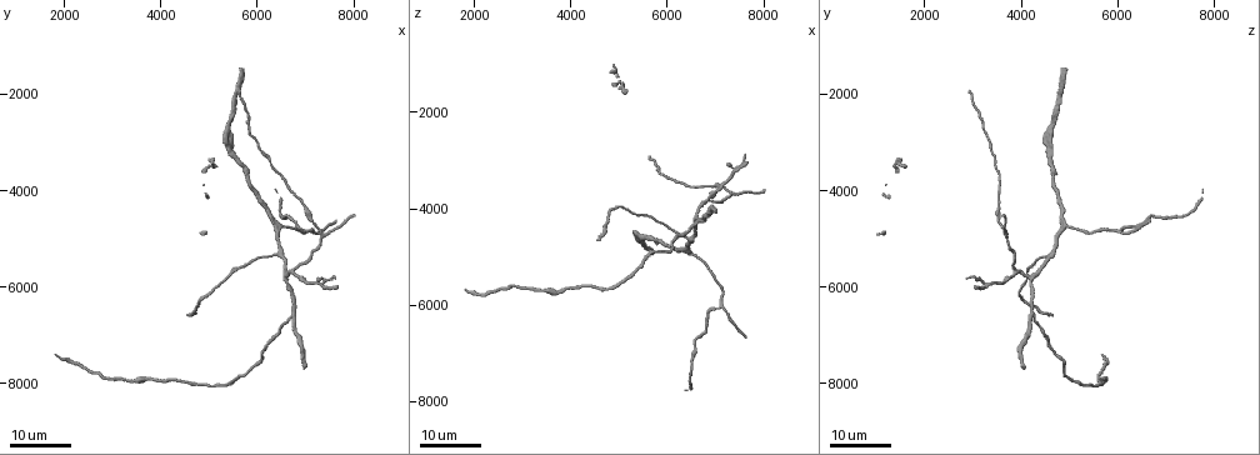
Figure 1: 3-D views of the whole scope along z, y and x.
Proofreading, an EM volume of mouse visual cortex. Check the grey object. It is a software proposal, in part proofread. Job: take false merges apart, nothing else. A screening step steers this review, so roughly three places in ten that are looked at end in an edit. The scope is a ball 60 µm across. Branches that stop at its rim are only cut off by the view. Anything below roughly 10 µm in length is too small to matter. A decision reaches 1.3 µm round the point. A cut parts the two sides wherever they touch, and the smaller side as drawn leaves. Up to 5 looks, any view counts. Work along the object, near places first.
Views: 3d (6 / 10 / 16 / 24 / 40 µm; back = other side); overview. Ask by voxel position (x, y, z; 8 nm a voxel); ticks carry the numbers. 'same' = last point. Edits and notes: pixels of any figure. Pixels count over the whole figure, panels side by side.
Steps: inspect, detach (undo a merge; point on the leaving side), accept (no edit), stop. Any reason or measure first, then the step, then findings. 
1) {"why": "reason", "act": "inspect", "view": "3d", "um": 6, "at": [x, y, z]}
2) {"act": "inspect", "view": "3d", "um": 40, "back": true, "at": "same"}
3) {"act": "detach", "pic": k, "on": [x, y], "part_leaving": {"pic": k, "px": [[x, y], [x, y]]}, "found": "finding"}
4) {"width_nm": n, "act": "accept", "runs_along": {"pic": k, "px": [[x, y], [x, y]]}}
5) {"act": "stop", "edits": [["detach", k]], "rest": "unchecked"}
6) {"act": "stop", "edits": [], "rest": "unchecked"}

{"act": "inspect", "view": "3d", "um": 16, "at": [6250, 3400, 3450]}

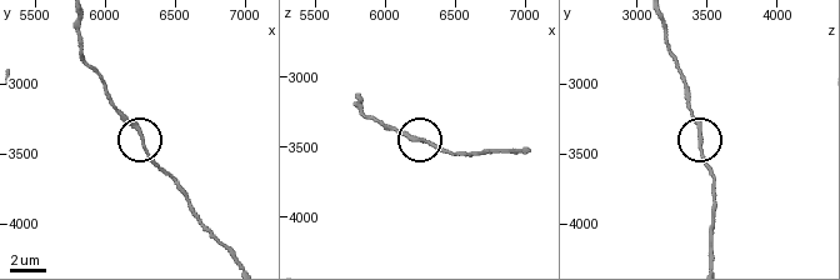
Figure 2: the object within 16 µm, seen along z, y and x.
{"act": "inspect", "view": "3d", "um": 10, "at": [6280, 3380, 3460]}

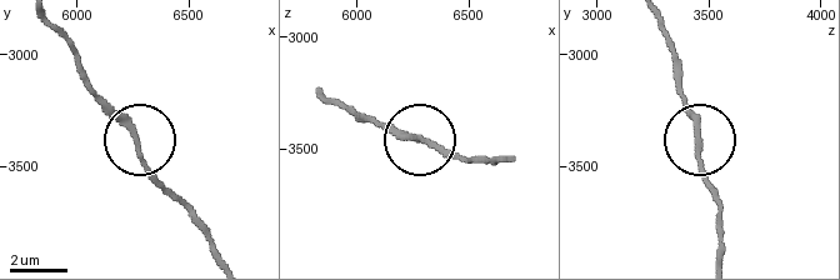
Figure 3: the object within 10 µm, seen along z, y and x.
{"width_nm": 210, "act": "accept", "runs_along": {"pic": 3, "px": [[510, 159], [455, 159], [420, 136], [365, 123]]}, "found": "all the same neuron"}

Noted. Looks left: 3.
{"why": "four-way junction", "act": "inspect", "view": "3d", "um": 24, "at": [6400, 5300, 4600]}

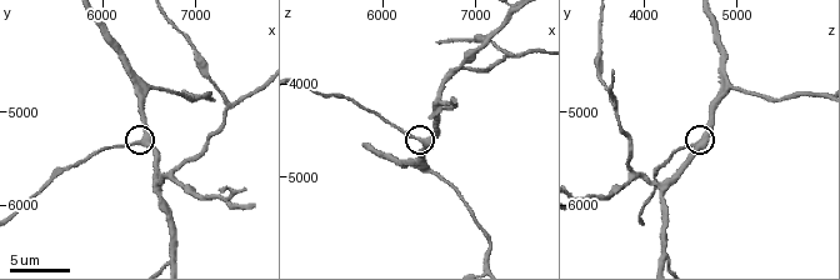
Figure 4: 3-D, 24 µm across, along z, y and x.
{"act": "inspect", "view": "3d", "um": 10, "at": [6450, 5300, 4600]}

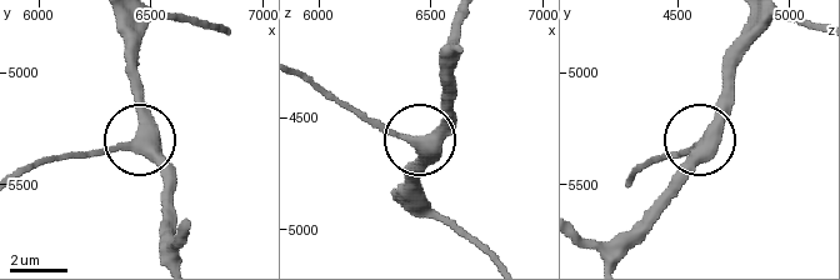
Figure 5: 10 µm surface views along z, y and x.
{"arms": 4, "act": "accept", "runs_along": {"pic": 5, "px": [[460, 25], [453, 109], [439, 125], [410, 140], [355, 106]]}, "found": "continuous, no second neuron"}

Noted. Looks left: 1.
{"act": "inspect", "view": "3d", "um": 6, "at": [6550, 4750, 4950]}

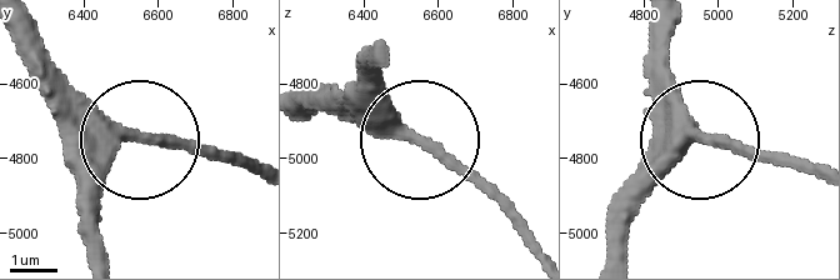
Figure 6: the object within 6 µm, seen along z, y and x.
{"side_arm_um": 31, "act": "accept", "runs_along": {"pic": 6, "px": [[99, 251], [99, 180], [126, 140], [30, 40]]}, "found": "continuous, no second neuron"}

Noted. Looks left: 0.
{"act": "stop", "edits": [], "rest": "unchecked"}

